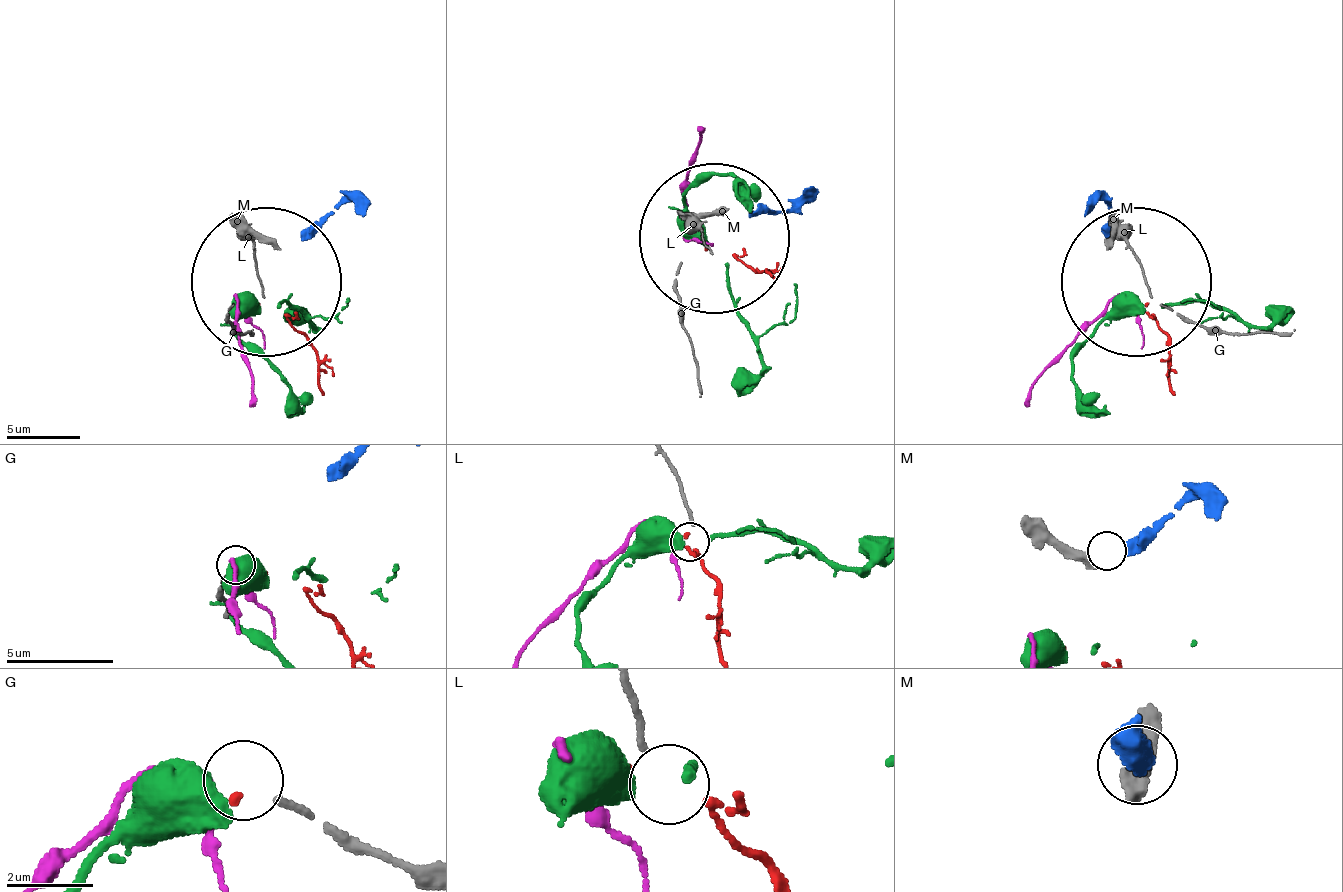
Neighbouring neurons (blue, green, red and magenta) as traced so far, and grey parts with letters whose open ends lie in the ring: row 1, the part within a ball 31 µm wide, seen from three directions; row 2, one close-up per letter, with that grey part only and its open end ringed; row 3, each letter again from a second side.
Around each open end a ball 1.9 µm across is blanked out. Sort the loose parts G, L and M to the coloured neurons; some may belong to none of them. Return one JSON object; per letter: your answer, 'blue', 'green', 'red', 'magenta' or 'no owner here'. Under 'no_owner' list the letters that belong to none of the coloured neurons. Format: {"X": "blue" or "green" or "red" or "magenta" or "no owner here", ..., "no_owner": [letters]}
{"G": "magenta", "L": "no owner here", "M": "blue", "no_owner": ["L"]}

